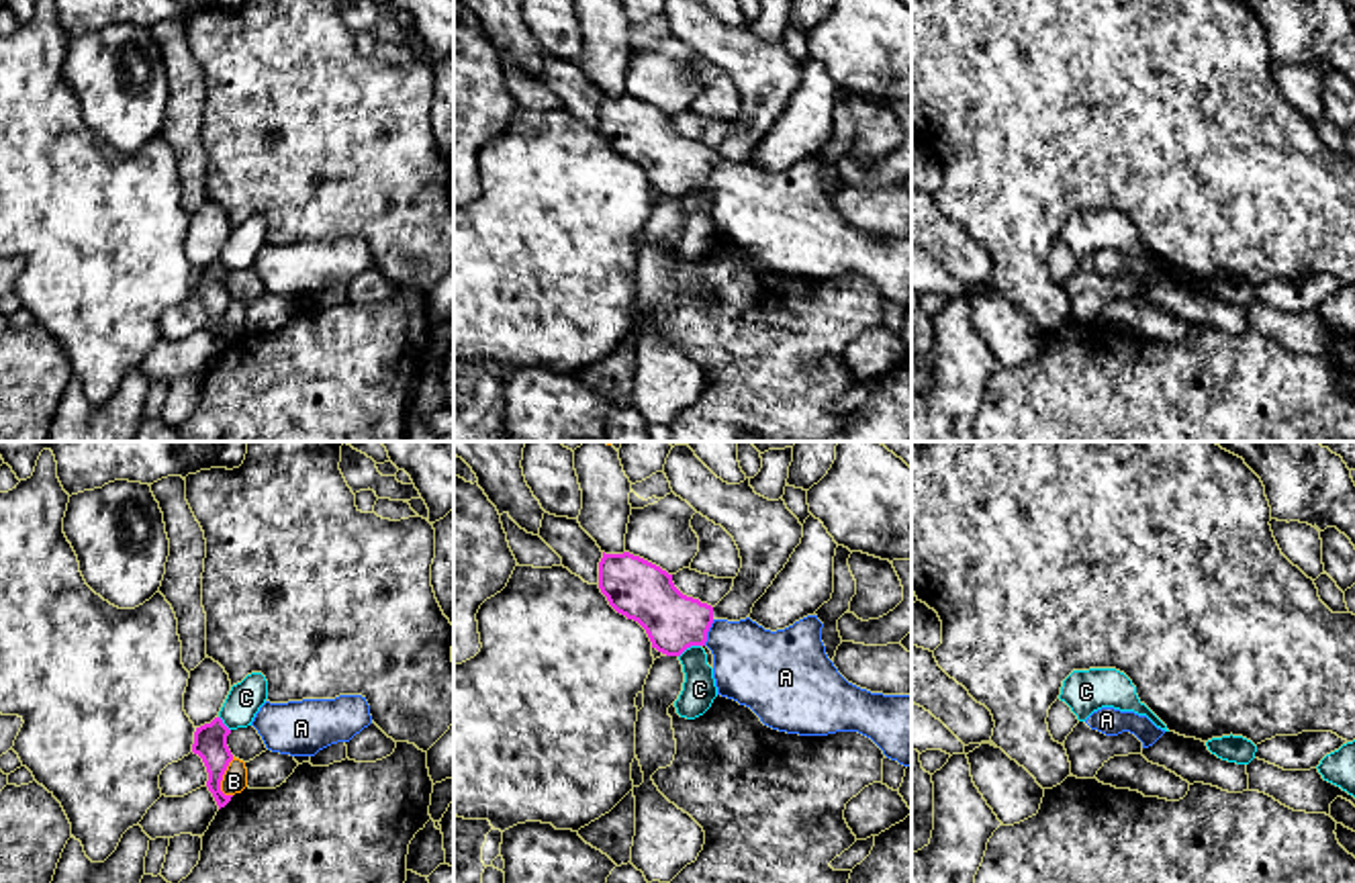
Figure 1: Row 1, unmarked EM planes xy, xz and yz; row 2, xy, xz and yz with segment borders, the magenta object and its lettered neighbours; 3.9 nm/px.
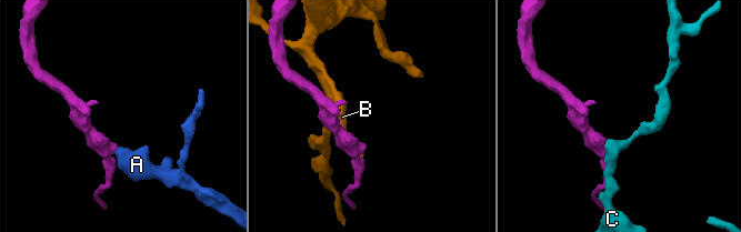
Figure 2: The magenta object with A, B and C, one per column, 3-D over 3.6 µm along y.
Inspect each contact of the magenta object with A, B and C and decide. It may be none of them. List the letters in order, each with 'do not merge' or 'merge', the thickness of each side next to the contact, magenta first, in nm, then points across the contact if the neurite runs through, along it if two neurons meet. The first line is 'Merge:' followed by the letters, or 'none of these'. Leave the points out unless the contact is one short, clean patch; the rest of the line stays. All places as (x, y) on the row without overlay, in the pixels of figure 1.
Merge: A
A: merge; calibres 220 and 300 nm; way xz (673, 164), (689, 164), (708, 172), (732, 184), (757, 209)
B: do not merge; calibres 130 and 100 nm
C: do not merge; calibres 220 and 130 nm; border xz (699, 187), (691, 187), (679, 199)

